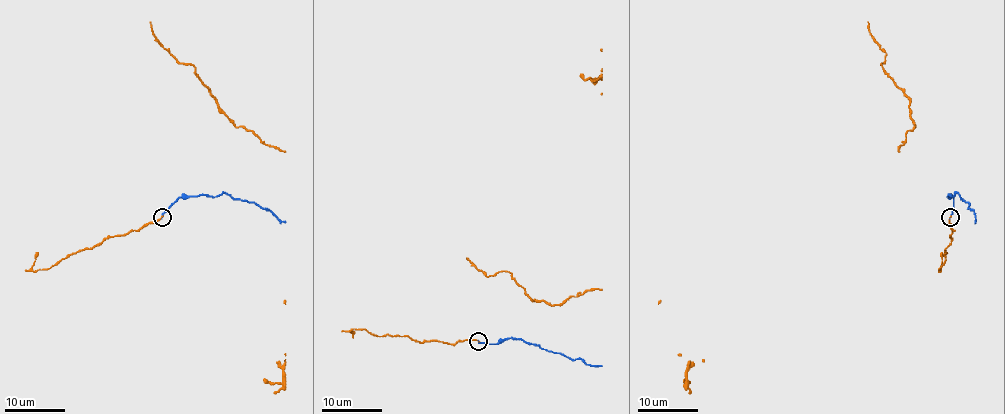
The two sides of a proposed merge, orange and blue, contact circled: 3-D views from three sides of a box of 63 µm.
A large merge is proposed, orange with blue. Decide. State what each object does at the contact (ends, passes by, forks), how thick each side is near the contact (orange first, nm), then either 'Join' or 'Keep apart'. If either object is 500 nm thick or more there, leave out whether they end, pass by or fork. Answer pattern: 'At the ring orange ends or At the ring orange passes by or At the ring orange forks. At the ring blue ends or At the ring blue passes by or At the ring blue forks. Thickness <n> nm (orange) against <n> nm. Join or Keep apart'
At the ring orange ends. At the ring blue ends. Thickness 150 nm (orange) against 140 nm. Join

